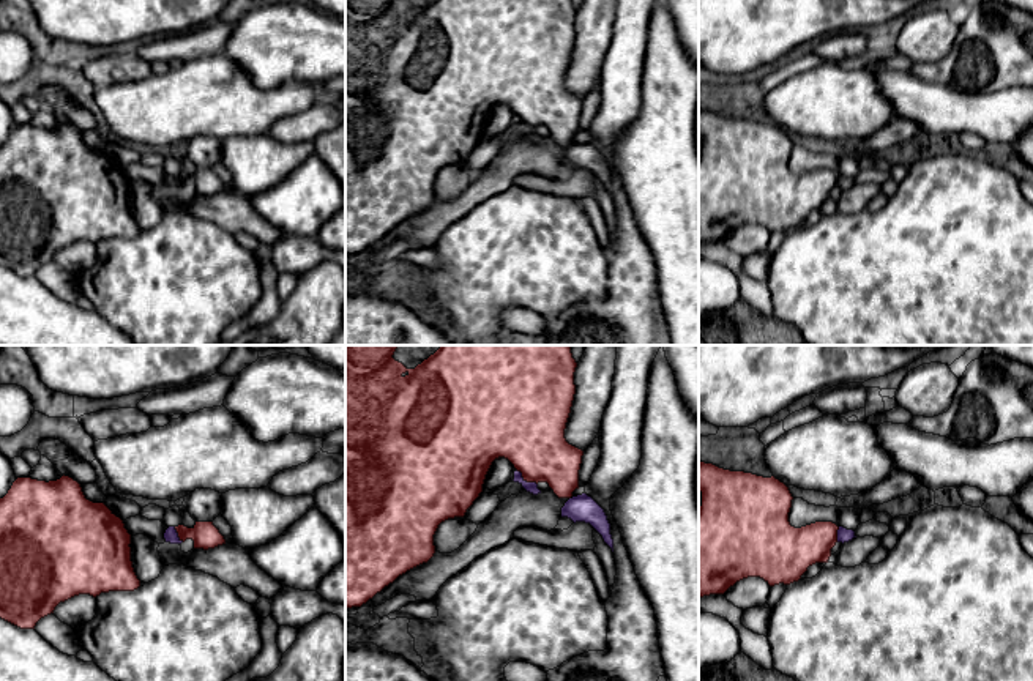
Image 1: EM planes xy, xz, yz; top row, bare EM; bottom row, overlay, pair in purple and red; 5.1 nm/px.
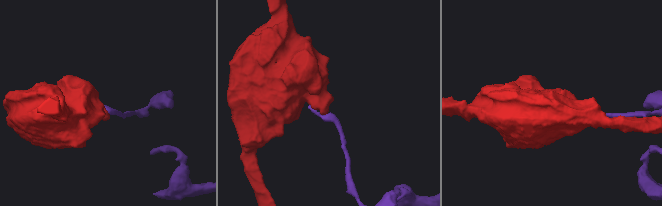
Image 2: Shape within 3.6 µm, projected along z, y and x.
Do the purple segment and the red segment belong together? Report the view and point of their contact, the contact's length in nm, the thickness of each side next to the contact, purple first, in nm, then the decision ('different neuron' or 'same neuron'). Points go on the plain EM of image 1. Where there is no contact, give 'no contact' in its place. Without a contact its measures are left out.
xz (525, 128) | 140 nm | 60/360 nm | different neuron

